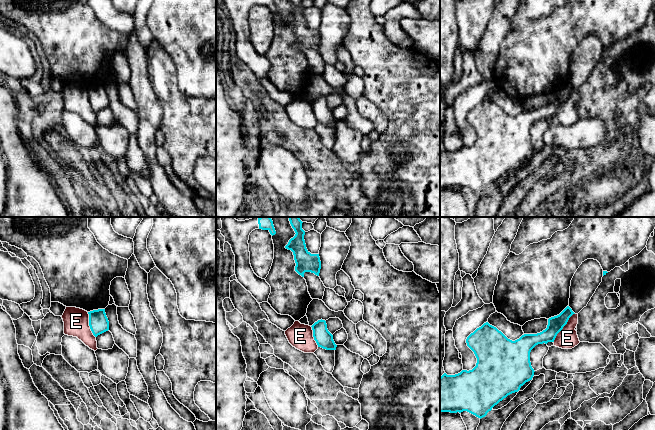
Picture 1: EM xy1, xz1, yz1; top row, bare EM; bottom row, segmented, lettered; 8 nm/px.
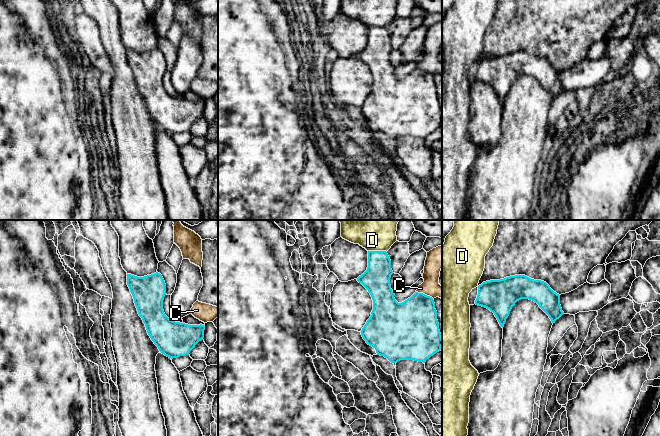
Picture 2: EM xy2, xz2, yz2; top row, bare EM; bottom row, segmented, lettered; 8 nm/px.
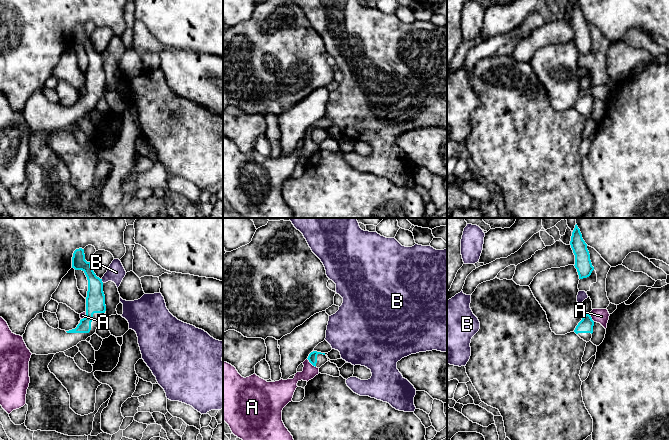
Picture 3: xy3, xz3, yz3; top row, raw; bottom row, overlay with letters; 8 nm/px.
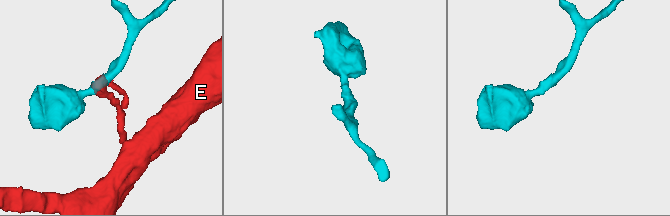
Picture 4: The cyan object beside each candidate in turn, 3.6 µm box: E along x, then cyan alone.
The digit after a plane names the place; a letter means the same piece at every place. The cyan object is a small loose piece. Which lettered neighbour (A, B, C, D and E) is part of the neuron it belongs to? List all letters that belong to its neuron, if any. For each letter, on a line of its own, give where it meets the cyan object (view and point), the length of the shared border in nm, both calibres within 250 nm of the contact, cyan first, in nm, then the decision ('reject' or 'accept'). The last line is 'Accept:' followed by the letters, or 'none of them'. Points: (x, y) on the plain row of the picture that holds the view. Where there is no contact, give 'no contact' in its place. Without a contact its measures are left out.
A: xz3 (311, 139) | 100 nm | 70/110 nm | reject
B: xy3 (101, 57) | 40 nm | 160/140 nm | reject
C: xz2 (424, 70) | 160 nm | 380/140 nm | reject
D: xz2 (377, 27) | 150 nm | 220/220 nm | reject
E: yz1 (562, 104) | 300 nm | 130/170 nm | reject
Accept: none of them

